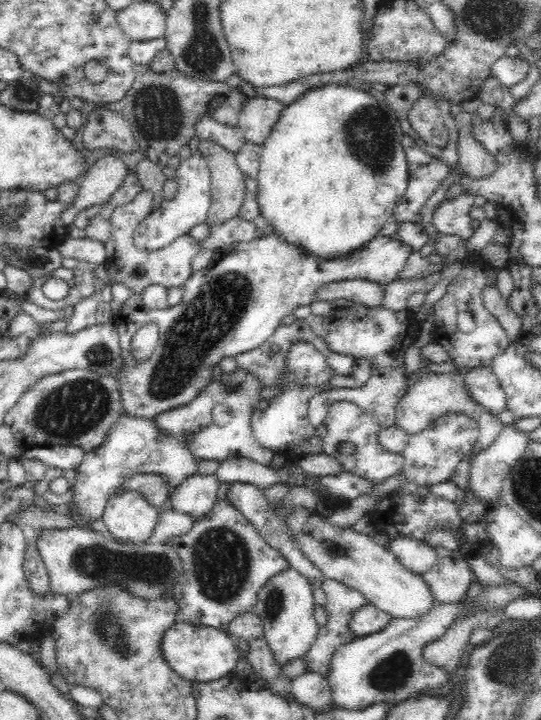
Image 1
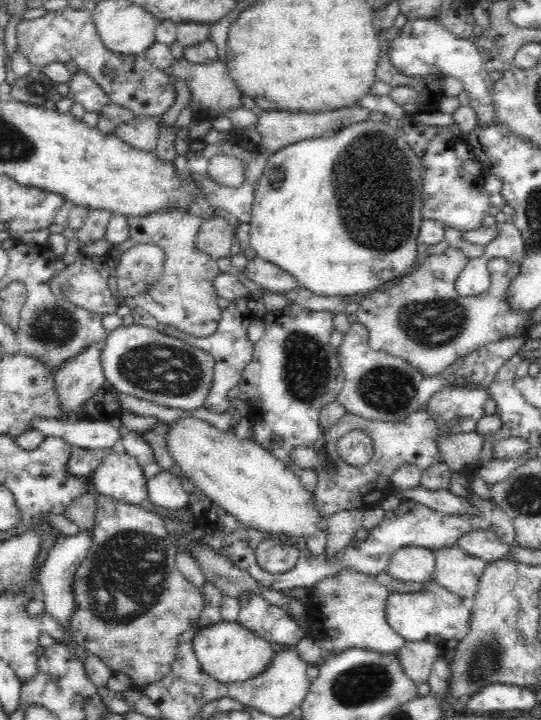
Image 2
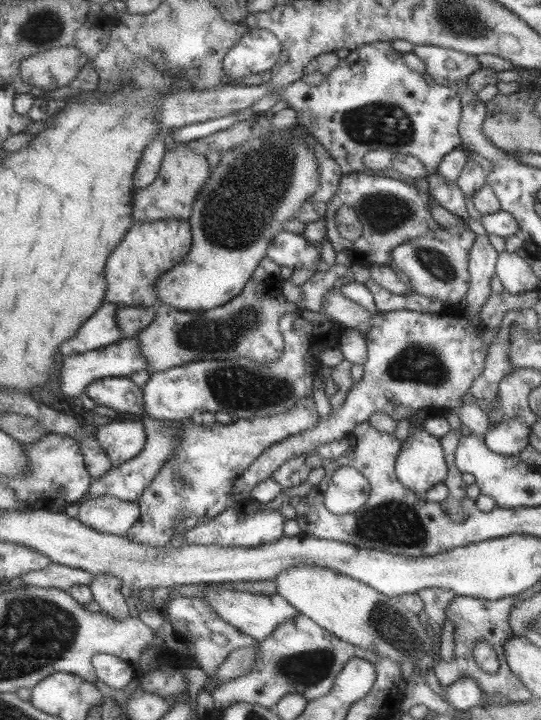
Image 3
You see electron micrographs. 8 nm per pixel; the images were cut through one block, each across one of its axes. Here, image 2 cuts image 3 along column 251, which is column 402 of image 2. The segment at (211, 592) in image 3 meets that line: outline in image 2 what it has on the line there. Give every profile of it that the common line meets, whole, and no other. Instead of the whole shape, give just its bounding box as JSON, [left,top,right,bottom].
[385,581,470,650]

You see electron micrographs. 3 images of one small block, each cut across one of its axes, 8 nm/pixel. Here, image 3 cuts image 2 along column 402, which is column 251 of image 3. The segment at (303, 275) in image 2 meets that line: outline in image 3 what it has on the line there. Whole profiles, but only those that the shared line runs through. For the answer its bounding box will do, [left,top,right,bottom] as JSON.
[153,122,319,310]

